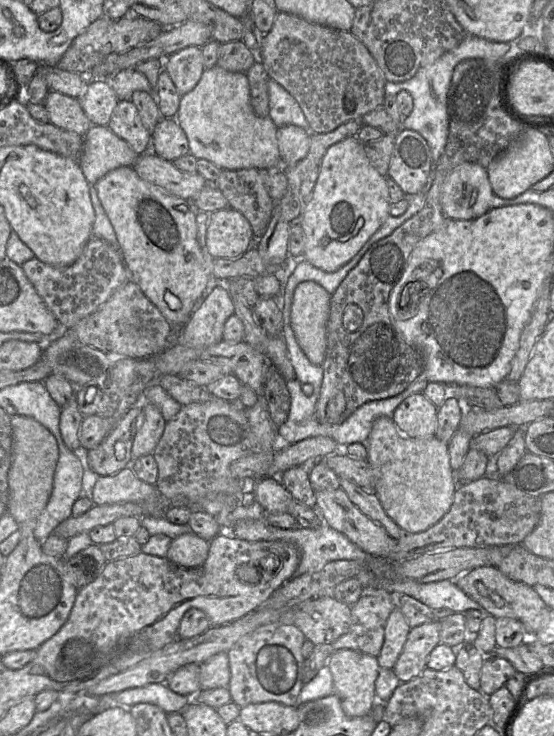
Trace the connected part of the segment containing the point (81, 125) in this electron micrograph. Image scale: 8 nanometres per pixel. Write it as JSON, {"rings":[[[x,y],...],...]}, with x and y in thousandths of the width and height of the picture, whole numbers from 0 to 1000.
{"rings":[[[88,124],[79,145],[88,155],[90,166],[119,178],[152,185],[166,171],[139,133]]]}

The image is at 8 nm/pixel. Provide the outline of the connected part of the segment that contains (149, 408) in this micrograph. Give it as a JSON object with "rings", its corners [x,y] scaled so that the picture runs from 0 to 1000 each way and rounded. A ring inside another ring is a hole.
{"rings":[[[256,546],[256,558],[258,573],[240,599],[238,626],[276,615],[300,579],[300,572],[282,550]]]}

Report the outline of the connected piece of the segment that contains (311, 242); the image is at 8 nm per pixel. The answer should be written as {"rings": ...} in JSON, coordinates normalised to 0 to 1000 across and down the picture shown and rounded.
{"rings":[[[644,185],[626,186],[596,198],[585,209],[578,234],[561,268],[551,274],[540,293],[551,317],[547,352],[588,370],[603,370],[630,356],[688,308],[704,292],[706,269],[697,239],[688,238],[668,221],[657,196]]]}

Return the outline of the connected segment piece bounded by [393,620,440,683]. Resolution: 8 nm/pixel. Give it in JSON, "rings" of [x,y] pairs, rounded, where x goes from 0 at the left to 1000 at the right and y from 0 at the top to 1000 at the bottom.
{"rings":[[[785,842],[740,856],[709,912],[724,928],[755,918],[771,904],[780,883],[794,874],[794,844]]]}

